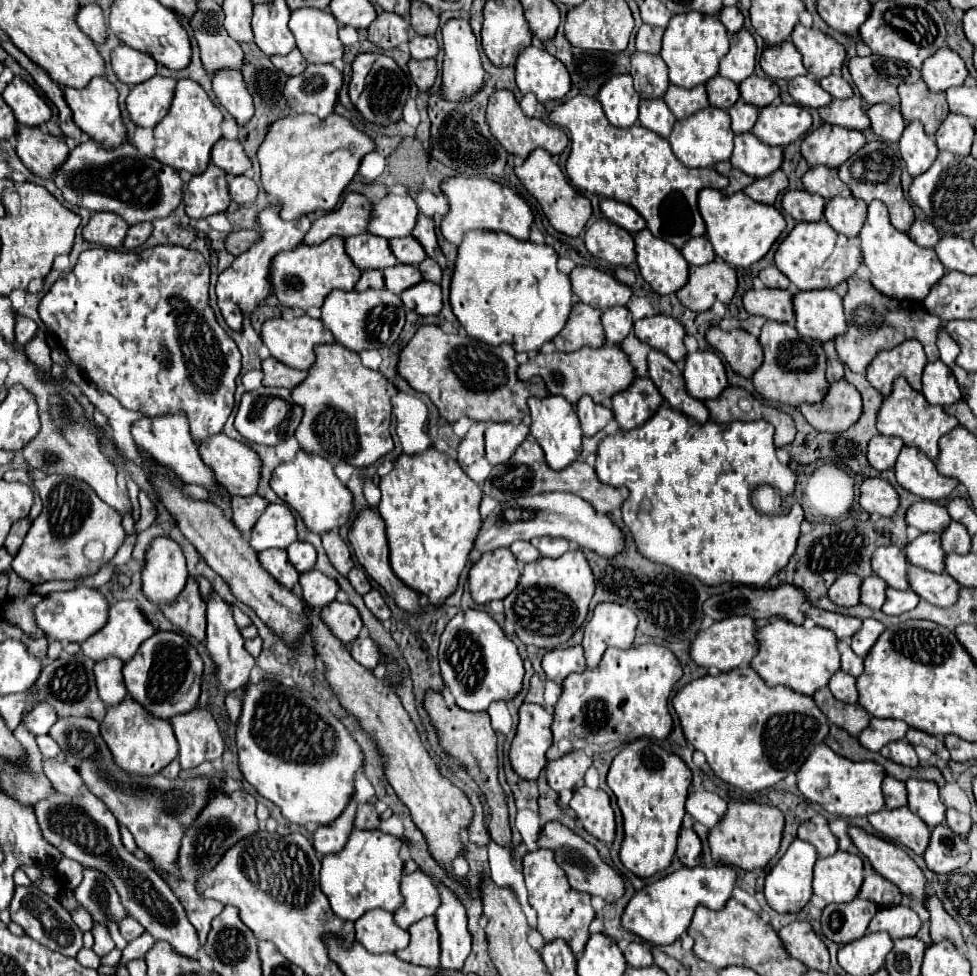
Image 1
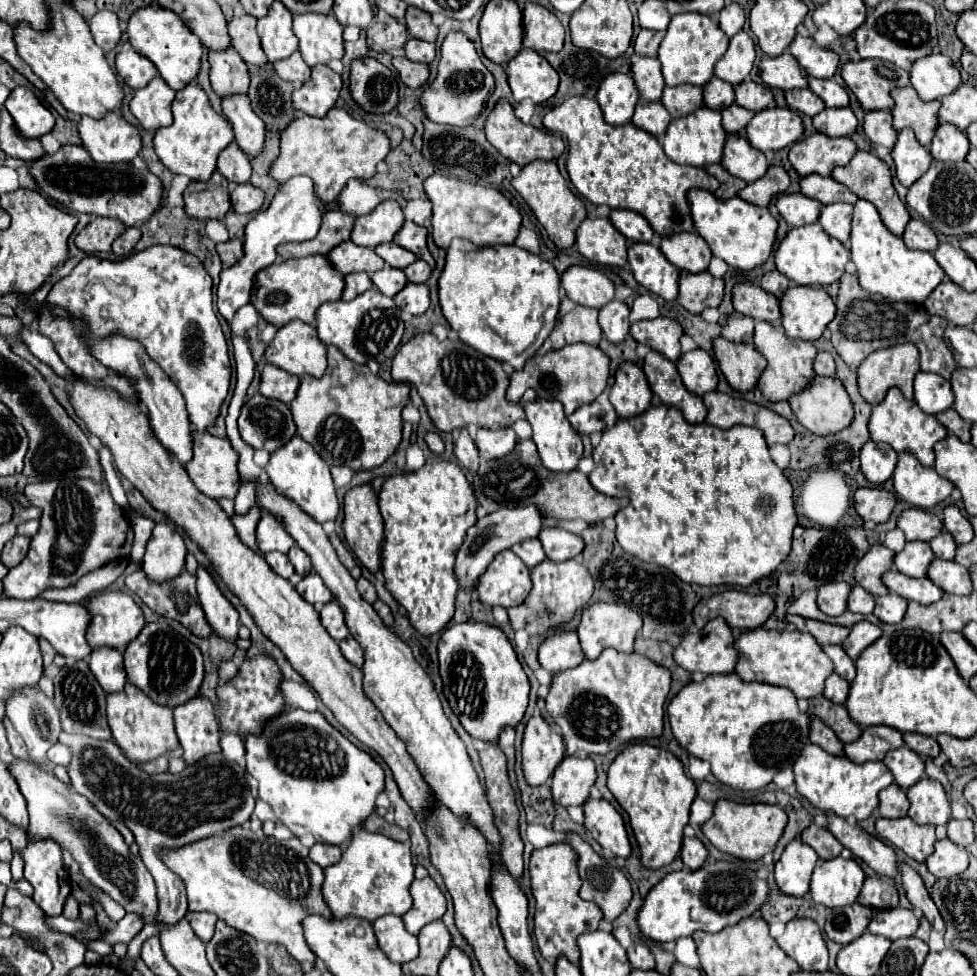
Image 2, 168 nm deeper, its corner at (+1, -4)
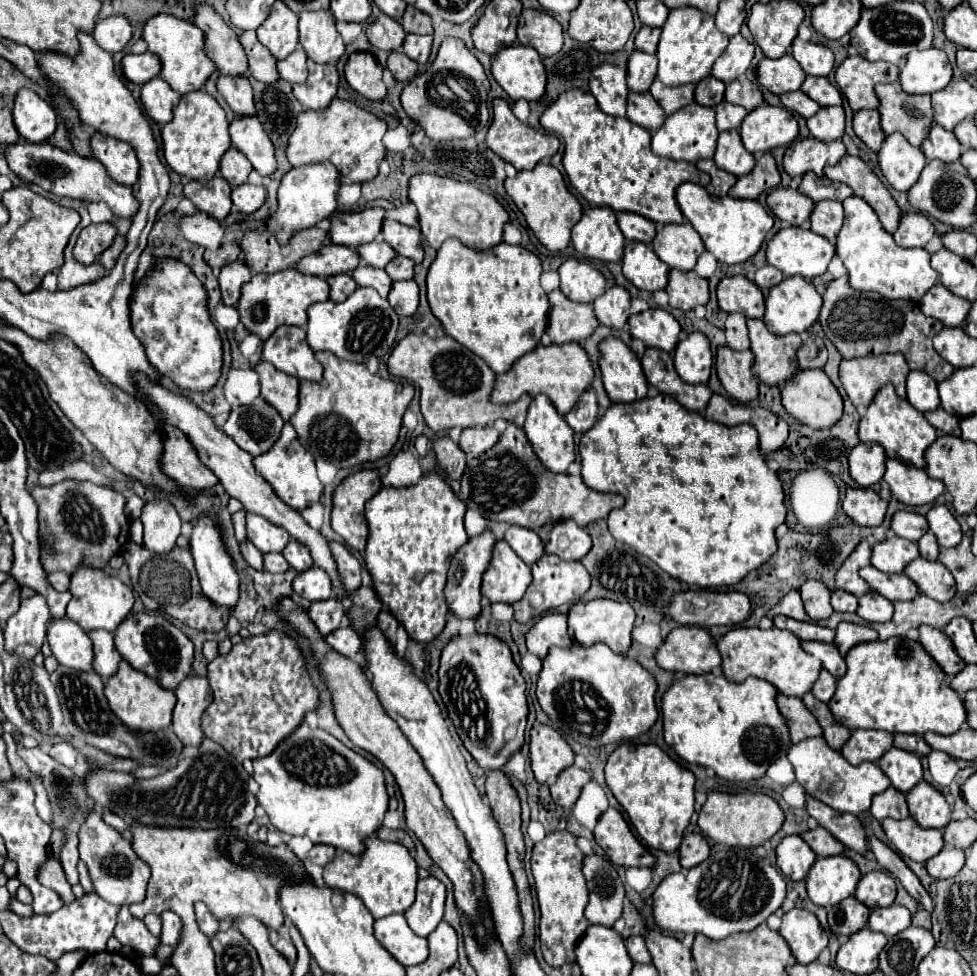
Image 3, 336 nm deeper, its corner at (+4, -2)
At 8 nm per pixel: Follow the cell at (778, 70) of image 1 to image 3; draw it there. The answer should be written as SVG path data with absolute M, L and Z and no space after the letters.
M783 55L779 59L765 57L757 67L757 81L775 95L799 89L805 77L805 71L791 55Z

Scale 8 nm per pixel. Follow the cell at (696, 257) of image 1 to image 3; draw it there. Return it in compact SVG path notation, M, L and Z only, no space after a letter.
M689 223L657 225L657 235L653 239L653 249L661 261L673 269L691 271L697 257L705 251L699 233Z

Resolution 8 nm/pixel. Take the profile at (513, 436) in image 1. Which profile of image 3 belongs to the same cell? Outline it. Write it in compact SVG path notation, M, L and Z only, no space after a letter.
M471 427L463 429L459 445L467 455L481 455L489 451L499 441L499 437L501 433L495 427Z

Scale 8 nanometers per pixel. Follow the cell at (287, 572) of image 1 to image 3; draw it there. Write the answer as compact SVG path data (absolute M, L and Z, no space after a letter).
M265 553L265 571L269 573L285 573L289 569L289 563L281 553Z

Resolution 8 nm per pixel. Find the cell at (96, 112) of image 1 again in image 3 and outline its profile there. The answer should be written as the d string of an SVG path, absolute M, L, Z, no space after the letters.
M93 131L91 151L97 161L103 163L109 177L121 185L133 187L139 175L139 161L133 147L121 139L113 139L105 133Z

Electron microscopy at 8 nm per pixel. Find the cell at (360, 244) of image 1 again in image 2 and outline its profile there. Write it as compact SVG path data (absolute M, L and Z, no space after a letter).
M352 241L340 243L326 257L334 265L334 269L340 271L342 275L348 275L348 273L354 273L354 271L374 273L374 271L384 267L384 261L372 249L354 245Z

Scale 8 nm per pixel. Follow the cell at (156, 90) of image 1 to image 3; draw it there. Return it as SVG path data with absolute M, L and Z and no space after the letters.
M153 77L141 87L141 103L155 123L165 125L169 119L173 119L173 109L179 103L181 95L175 93L161 77Z

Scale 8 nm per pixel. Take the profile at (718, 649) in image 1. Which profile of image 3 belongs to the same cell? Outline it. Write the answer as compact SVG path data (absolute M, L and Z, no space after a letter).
M675 627L657 649L655 659L663 669L695 675L721 667L721 653L703 627Z

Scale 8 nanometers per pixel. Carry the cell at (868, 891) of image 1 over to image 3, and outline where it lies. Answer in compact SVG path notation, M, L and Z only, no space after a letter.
M873 871L861 877L855 889L855 897L869 909L889 907L895 901L895 881L883 871Z

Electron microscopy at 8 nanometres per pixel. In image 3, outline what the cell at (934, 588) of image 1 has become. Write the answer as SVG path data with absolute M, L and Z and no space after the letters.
M873 565L861 569L861 577L889 601L909 601L919 595L919 587L905 575L887 575Z

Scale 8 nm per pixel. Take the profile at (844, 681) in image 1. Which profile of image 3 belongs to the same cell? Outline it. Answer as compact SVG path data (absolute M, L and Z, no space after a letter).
M823 669L821 675L819 675L819 679L817 679L817 683L813 685L811 693L813 693L817 699L829 703L831 697L835 695L835 687L837 687L837 679L835 679L833 675L829 675L829 671Z

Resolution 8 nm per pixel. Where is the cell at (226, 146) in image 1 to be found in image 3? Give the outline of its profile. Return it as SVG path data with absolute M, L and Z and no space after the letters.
M229 147L229 149L225 151L225 155L221 157L221 167L219 167L219 171L221 171L221 175L223 175L233 187L245 183L245 181L247 181L247 175L251 173L251 169L253 169L253 165L249 163L249 159L247 159L239 149L235 149L235 147Z

